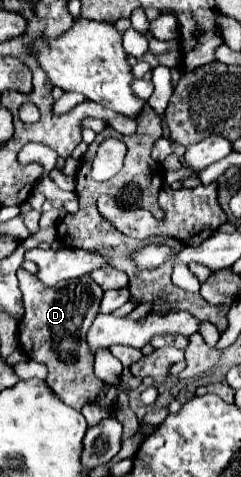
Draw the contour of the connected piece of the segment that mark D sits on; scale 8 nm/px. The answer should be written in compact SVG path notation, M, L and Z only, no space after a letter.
M24 268L18 270L20 290L24 298L24 316L18 322L18 346L30 360L48 366L48 386L74 410L96 400L104 382L94 374L94 352L88 352L84 340L92 320L98 314L102 288L90 278L80 276L76 280L60 282L54 288L46 288L34 274Z

